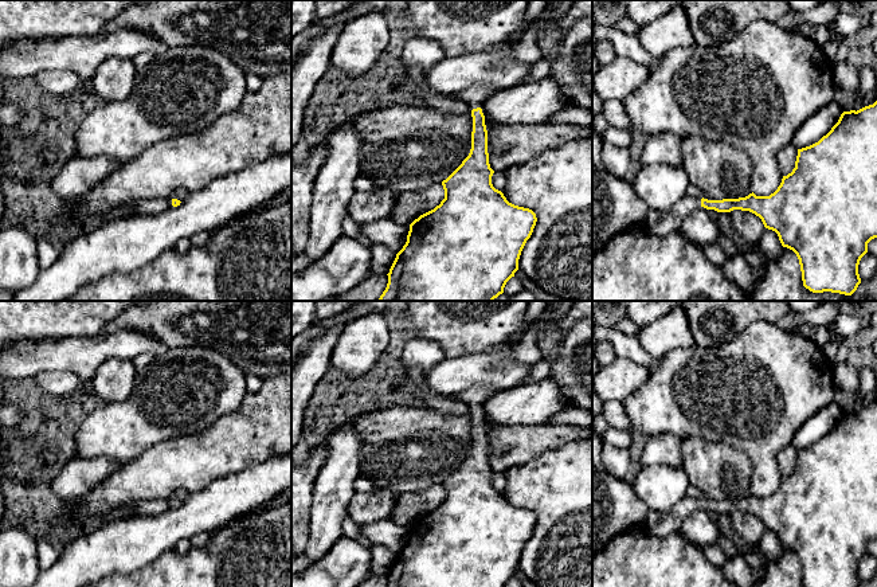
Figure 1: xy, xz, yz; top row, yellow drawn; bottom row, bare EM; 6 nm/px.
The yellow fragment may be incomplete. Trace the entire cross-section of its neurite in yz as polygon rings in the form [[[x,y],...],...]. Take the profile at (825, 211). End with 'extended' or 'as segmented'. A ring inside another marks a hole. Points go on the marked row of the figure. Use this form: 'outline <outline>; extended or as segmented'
outline [[[877,101],[857,111],[843,111],[838,122],[818,142],[798,149],[795,168],[783,176],[780,185],[770,196],[756,196],[752,192],[739,199],[708,200],[685,195],[667,211],[649,208],[645,226],[651,234],[666,236],[680,231],[684,219],[697,207],[717,212],[741,210],[755,214],[766,228],[778,234],[783,247],[796,254],[806,289],[813,293],[851,296],[861,283],[860,261],[868,253],[868,243],[877,238]]]; extended

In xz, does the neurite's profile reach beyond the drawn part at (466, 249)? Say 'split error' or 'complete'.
split error

